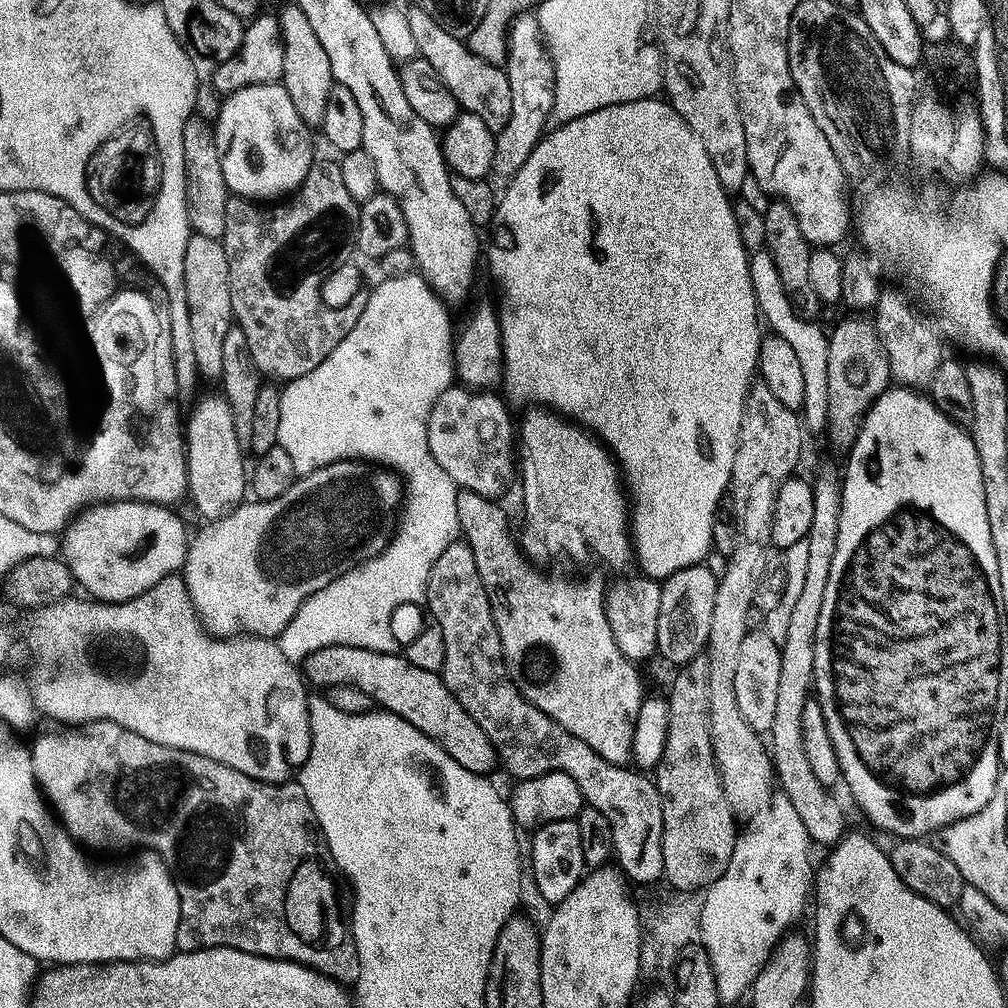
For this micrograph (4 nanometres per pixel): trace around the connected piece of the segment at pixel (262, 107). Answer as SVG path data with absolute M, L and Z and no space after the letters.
M273 83L242 87L227 95L222 102L213 129L218 158L228 190L233 195L257 202L278 200L295 193L315 163L316 157L309 130L311 127L307 121L300 118L284 86L281 83Z

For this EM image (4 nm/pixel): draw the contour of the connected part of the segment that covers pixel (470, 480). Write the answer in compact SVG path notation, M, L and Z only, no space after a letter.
M453 386L441 394L430 410L428 444L438 450L439 462L452 473L452 482L457 489L500 492L504 488L505 397L500 396L486 390Z

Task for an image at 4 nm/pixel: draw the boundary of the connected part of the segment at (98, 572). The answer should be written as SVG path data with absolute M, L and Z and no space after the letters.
M113 500L85 508L62 533L62 559L75 576L75 583L97 602L121 604L150 590L167 576L177 575L188 559L190 532L172 511L171 507L146 500Z

